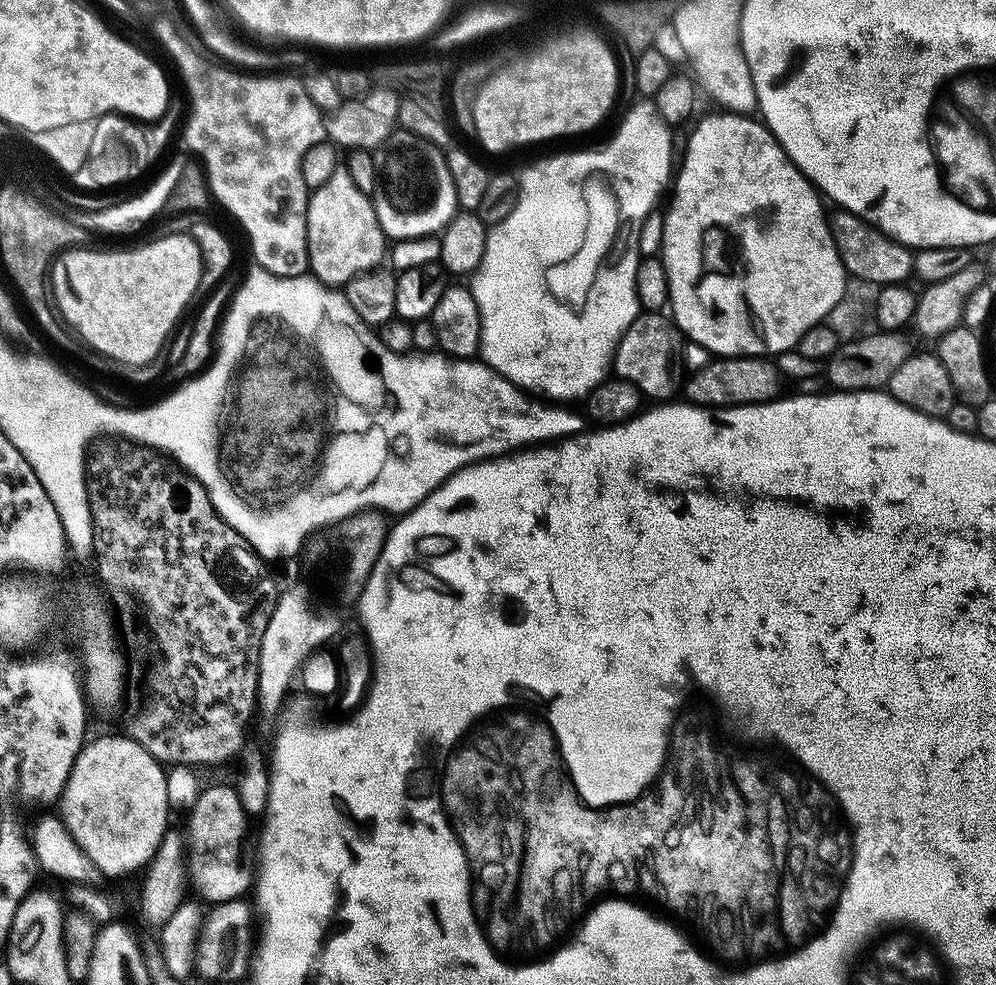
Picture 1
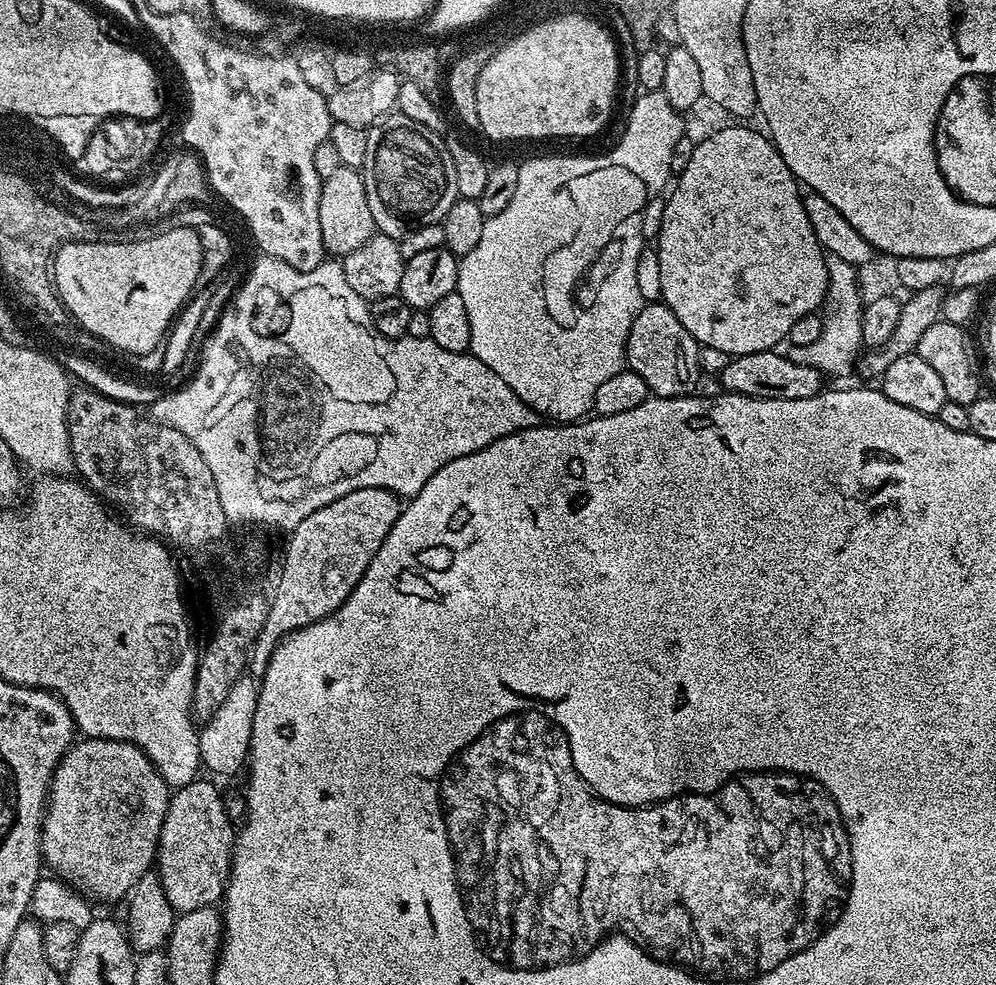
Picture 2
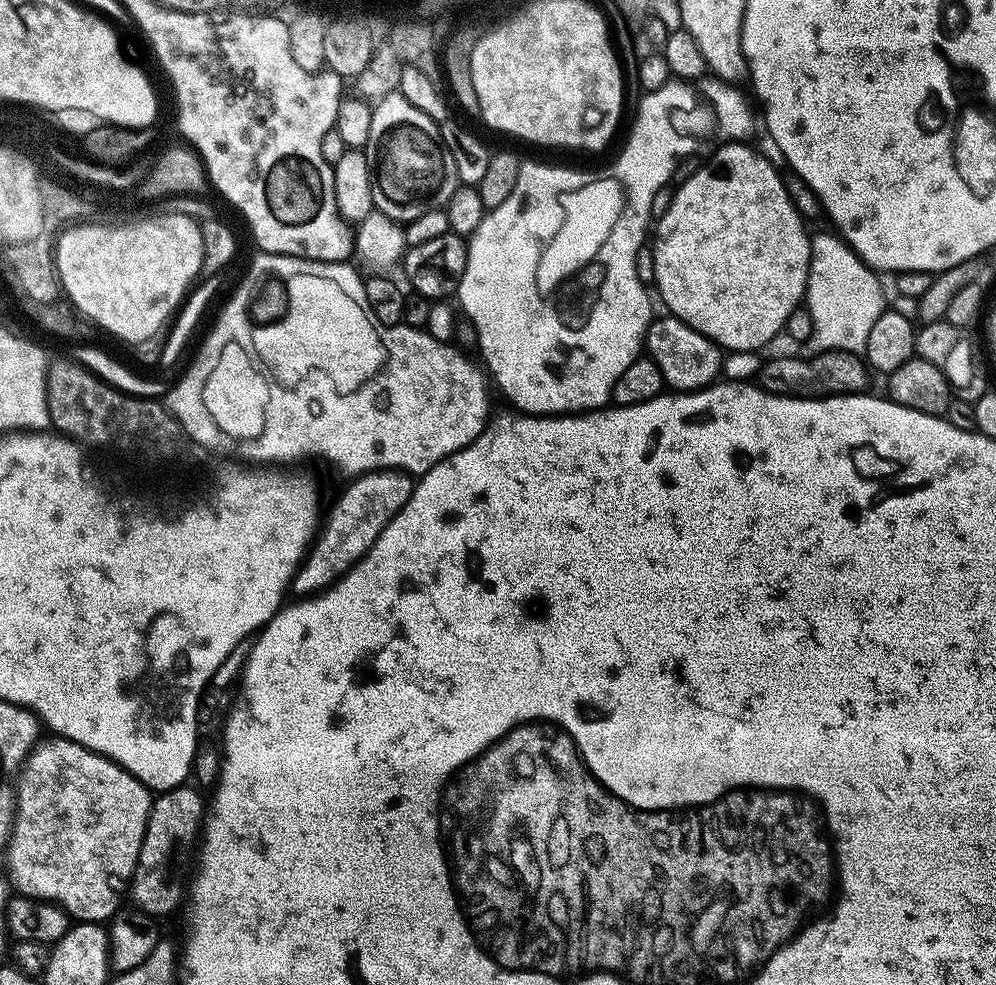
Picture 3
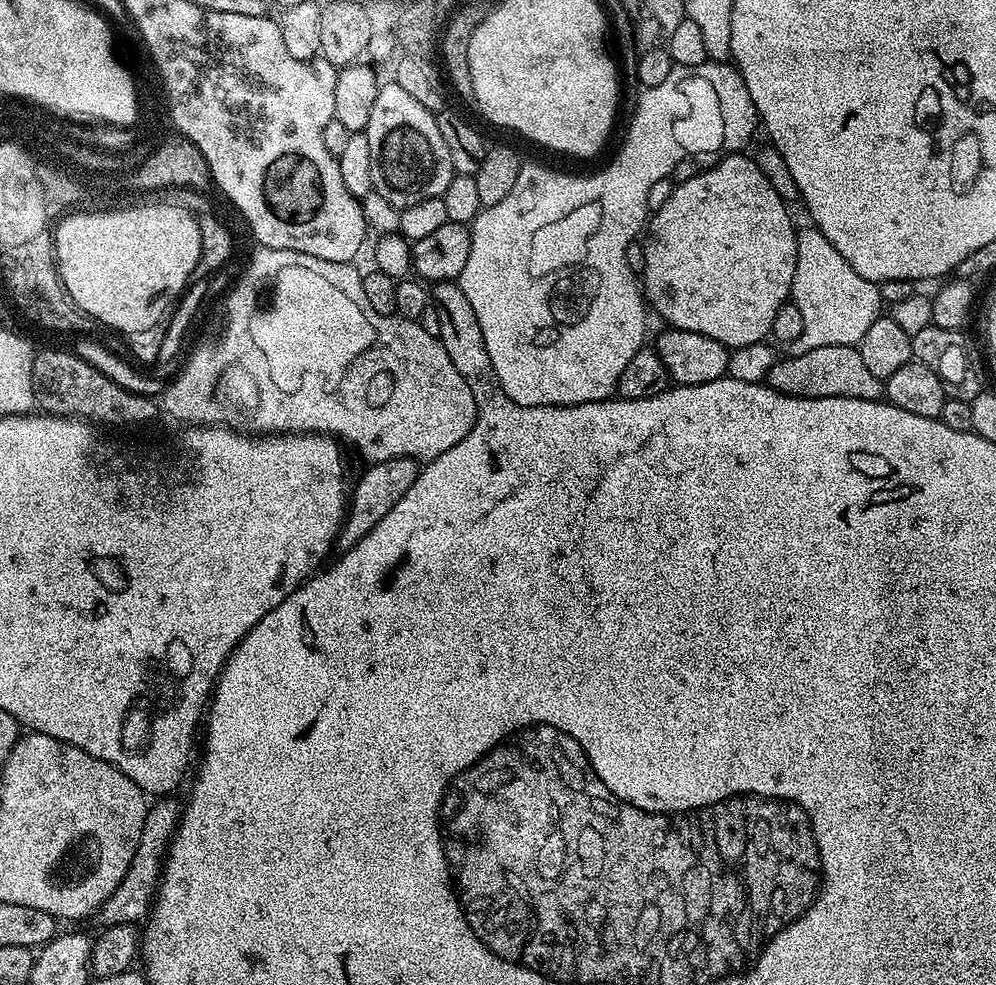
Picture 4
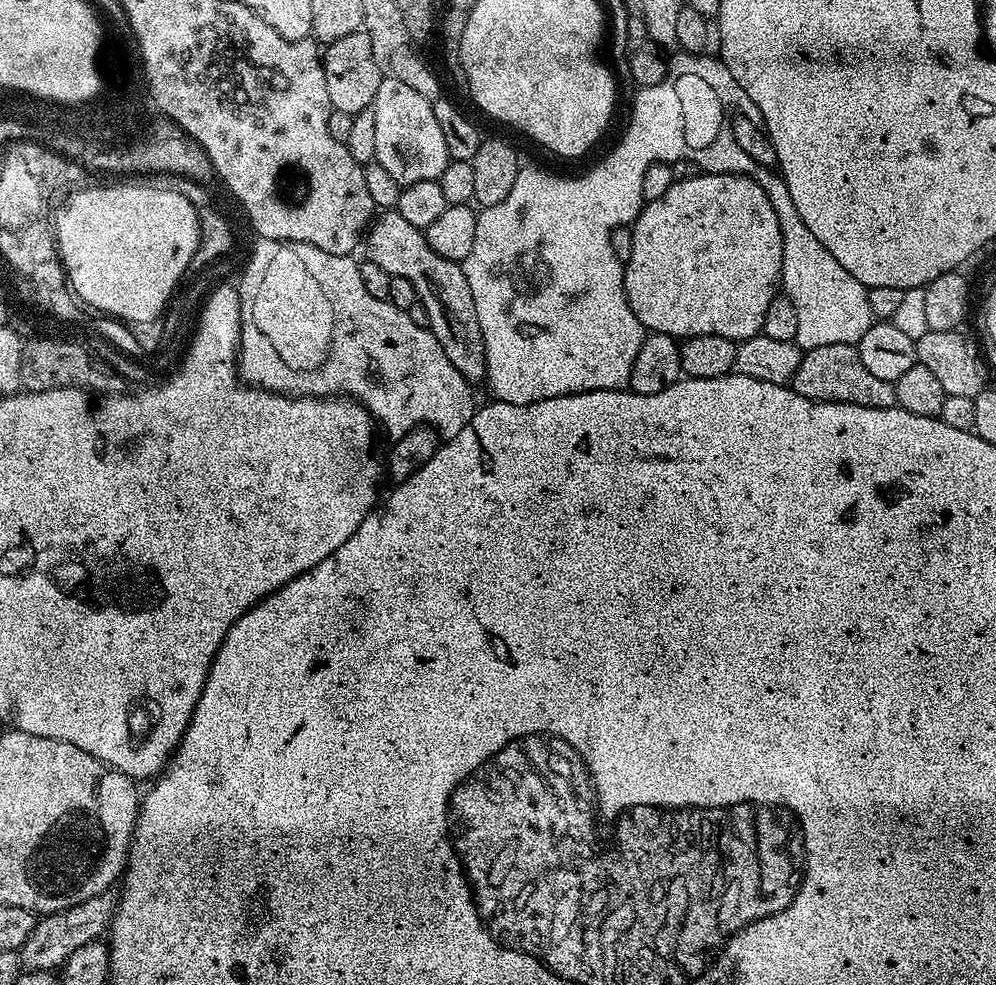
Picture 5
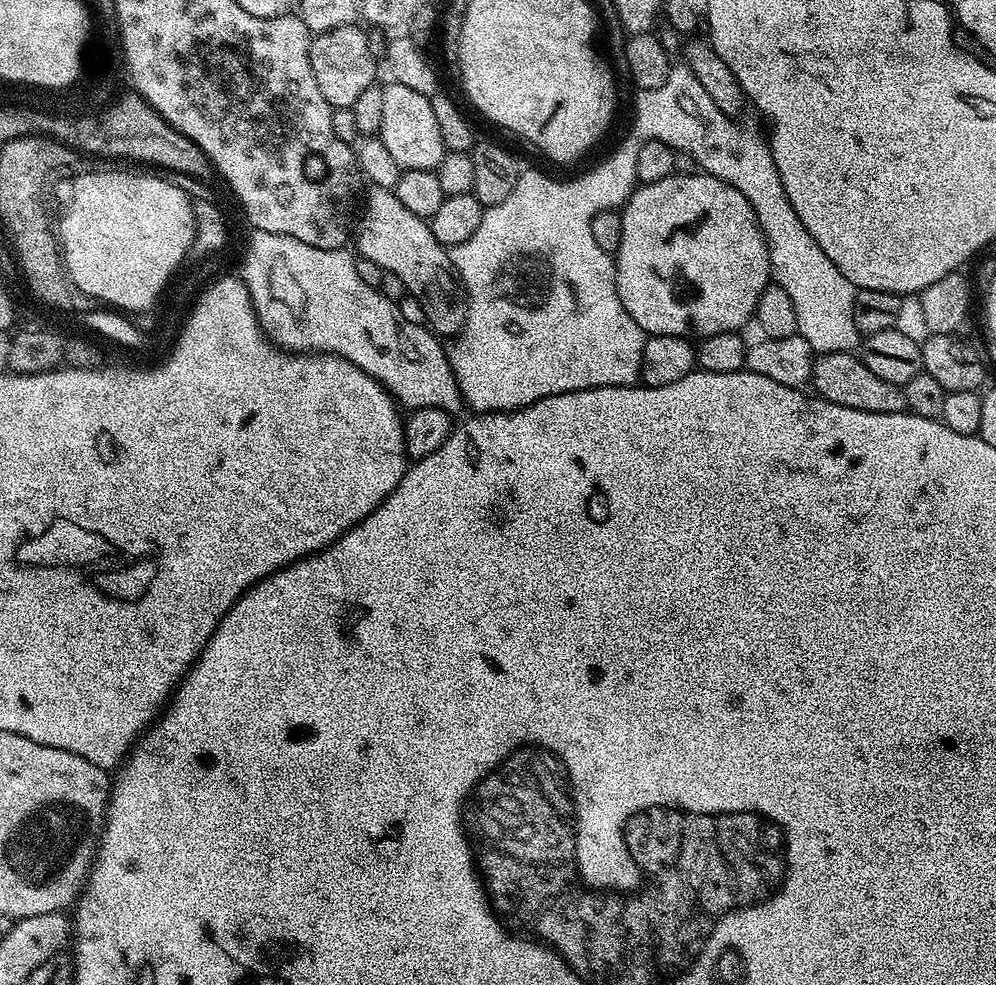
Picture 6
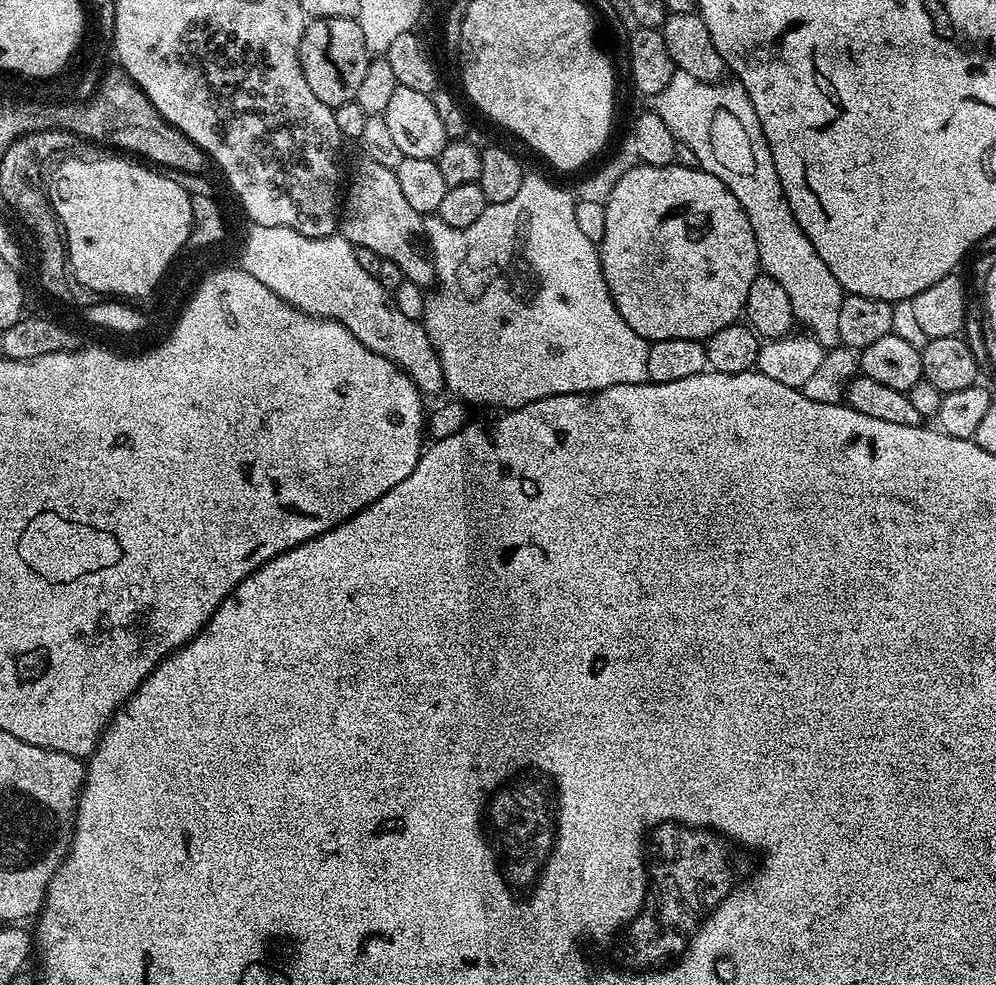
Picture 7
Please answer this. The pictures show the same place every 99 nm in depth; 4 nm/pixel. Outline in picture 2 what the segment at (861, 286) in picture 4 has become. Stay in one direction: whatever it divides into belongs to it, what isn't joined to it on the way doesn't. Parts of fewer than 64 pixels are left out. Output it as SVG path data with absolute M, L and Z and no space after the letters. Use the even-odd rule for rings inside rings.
M835 258L828 262L828 294L826 297L826 312L824 316L824 329L822 338L818 342L810 342L810 346L801 348L789 347L786 354L794 362L802 366L814 366L819 372L831 376L840 376L843 372L848 372L852 367L857 367L861 359L864 335L862 326L864 325L864 310L860 297L859 278L857 276L857 265L844 262Z

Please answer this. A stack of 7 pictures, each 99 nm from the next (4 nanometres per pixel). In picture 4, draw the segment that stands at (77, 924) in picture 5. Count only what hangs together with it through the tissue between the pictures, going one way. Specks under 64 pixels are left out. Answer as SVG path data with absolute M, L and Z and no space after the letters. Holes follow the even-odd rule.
M160 798L149 807L144 819L144 833L138 842L138 850L134 850L134 858L126 878L106 898L101 906L98 919L101 925L130 924L135 925L136 920L143 921L150 911L150 905L155 897L156 889L162 879L162 863L168 853L168 845L173 836L176 835L176 825L180 823L182 811L181 801L172 800L176 798Z

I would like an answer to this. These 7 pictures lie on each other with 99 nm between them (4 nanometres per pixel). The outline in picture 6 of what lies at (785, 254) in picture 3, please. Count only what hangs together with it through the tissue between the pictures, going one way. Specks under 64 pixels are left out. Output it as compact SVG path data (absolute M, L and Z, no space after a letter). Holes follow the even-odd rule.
M673 174L661 181L641 183L633 191L632 197L622 205L620 212L622 218L622 234L618 242L618 250L614 253L616 266L616 285L618 298L622 298L622 306L626 306L626 314L638 322L638 326L648 336L682 336L685 338L703 338L722 334L723 332L740 332L743 324L753 319L756 315L758 298L762 298L762 290L766 290L772 278L770 270L770 254L756 220L750 202L738 189L722 182L716 176L697 174L695 176L681 176Z

